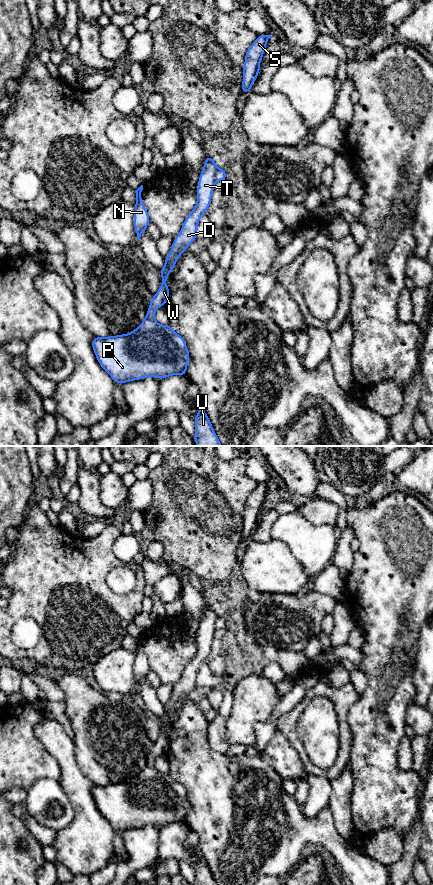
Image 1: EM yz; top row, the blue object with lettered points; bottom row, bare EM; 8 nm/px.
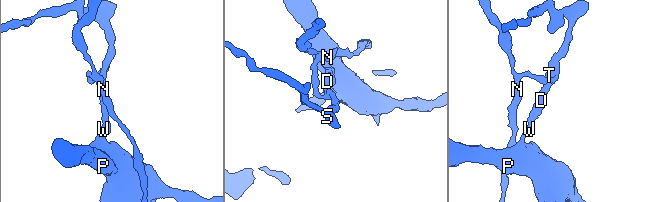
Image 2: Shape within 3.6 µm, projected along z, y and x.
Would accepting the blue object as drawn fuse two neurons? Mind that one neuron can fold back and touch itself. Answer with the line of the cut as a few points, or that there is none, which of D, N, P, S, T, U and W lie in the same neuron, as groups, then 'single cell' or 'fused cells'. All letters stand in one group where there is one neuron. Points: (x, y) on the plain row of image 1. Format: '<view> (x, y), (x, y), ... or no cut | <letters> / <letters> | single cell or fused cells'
yz (218, 616), (215, 628) | D P S T U W / N | fused cells

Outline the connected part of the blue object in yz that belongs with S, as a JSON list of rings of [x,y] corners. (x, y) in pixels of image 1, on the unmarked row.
[[[259,483],[254,491],[248,496],[243,514],[242,541],[248,541],[260,519],[260,510],[263,505],[269,483]]]

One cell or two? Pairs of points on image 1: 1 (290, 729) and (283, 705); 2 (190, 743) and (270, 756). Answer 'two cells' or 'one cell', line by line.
1: two cells
2: two cells

